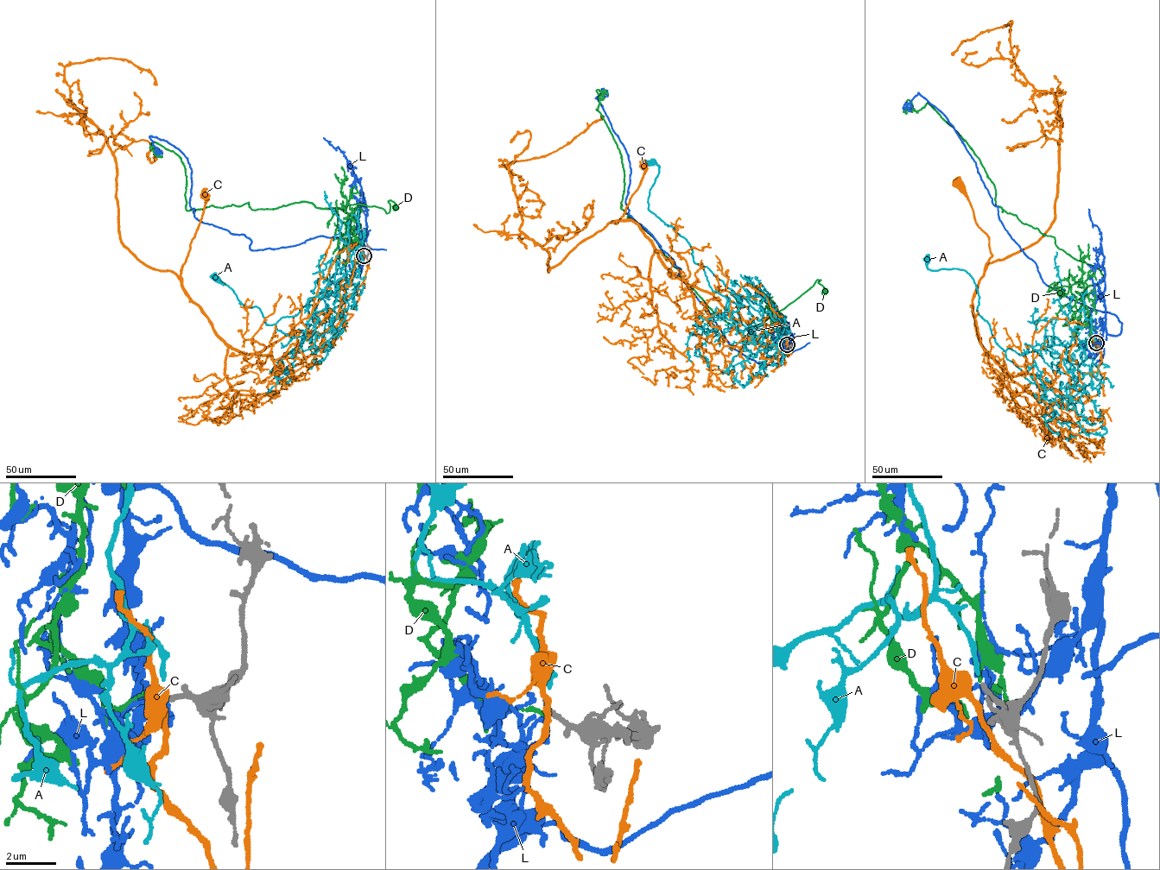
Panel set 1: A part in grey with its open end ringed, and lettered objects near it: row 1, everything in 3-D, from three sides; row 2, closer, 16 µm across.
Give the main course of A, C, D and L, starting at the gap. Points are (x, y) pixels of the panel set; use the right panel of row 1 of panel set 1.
A: (1095, 342), (1075, 337), (1023, 355), (1005, 351), (979, 313), (970, 275), (957, 268), (931, 270), (927, 259)
C: (1095, 342), (1097, 372), (1079, 373), (1083, 386), (1066, 397), (1001, 368), (973, 315), (989, 237), (957, 182)
D: (1096, 343), (1090, 331), (1092, 322), (1083, 299), (1087, 293), (1085, 283), (1047, 292), (1054, 282), (1060, 292)
L: (1096, 343), (1103, 326), (1119, 334), (1117, 316), (1045, 284), (944, 115), (918, 92), (909, 111)

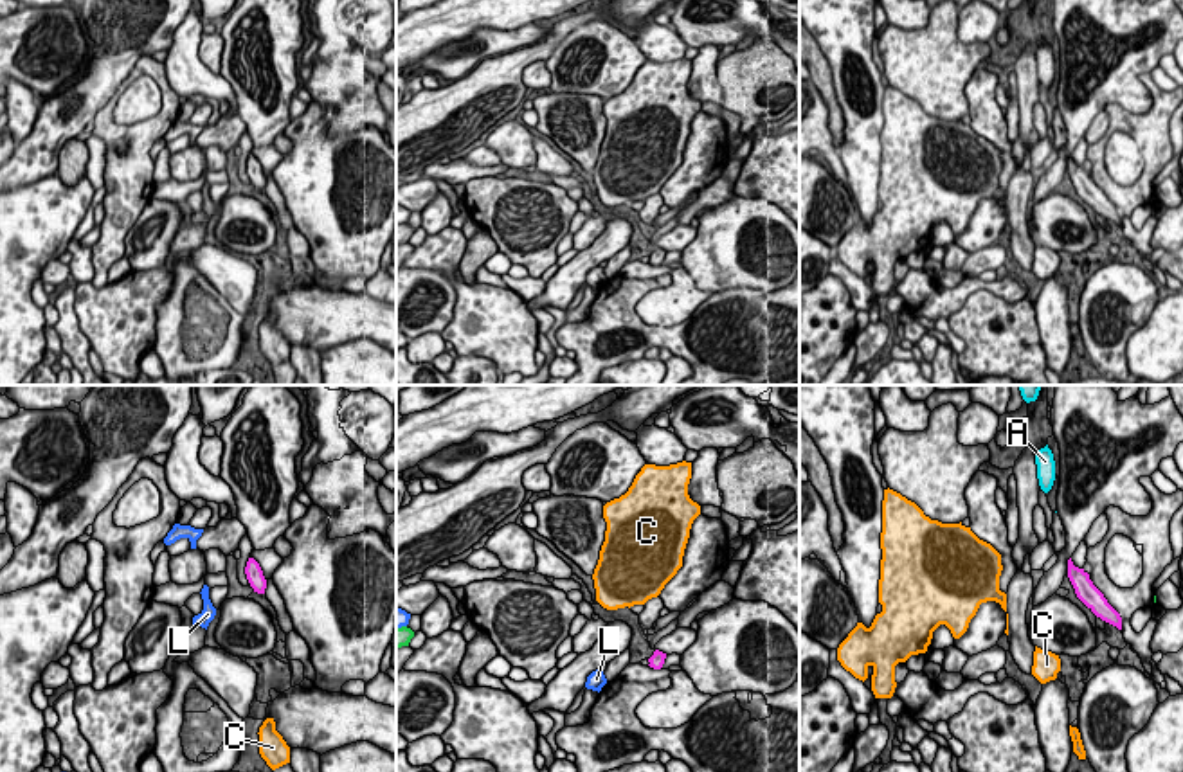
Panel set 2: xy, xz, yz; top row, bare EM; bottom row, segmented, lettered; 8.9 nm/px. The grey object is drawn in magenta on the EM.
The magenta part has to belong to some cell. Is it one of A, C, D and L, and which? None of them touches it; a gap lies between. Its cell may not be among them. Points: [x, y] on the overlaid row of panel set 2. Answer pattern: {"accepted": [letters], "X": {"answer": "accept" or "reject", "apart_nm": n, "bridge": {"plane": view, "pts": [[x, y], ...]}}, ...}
{"accepted": ["A"], "A": {"answer": "accept", "apart_nm": 440, "bridge": {"plane": "yz", "pts": [[1070, 558], [1056, 511]]}}, "C": {"answer": "reject", "apart_nm": 440, "bridge": {"plane": "xz", "pts": [[656, 650], [643, 603]]}}, "D": {"answer": "reject", "apart_nm": 2100, "bridge": {"plane": "xz", "pts": [[649, 659], [413, 636]]}}, "L": {"answer": "reject", "apart_nm": 360, "bridge": {"plane": "xy", "pts": [[245, 573], [207, 587]]}}}

